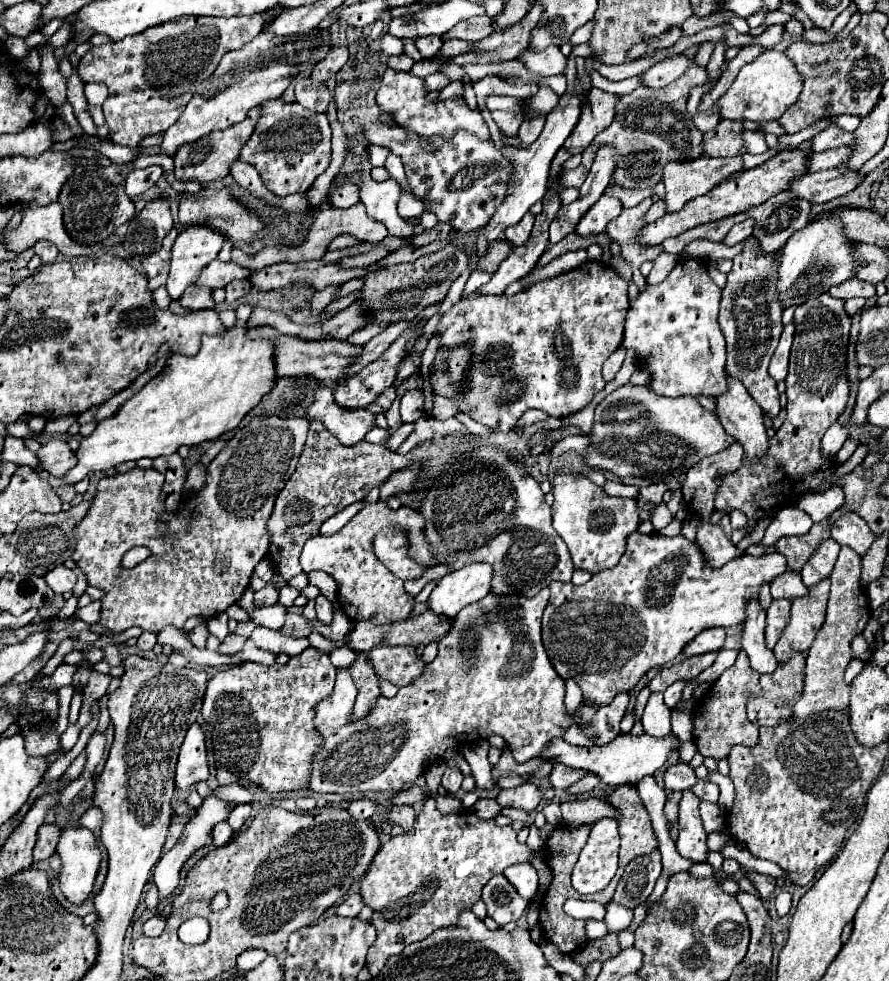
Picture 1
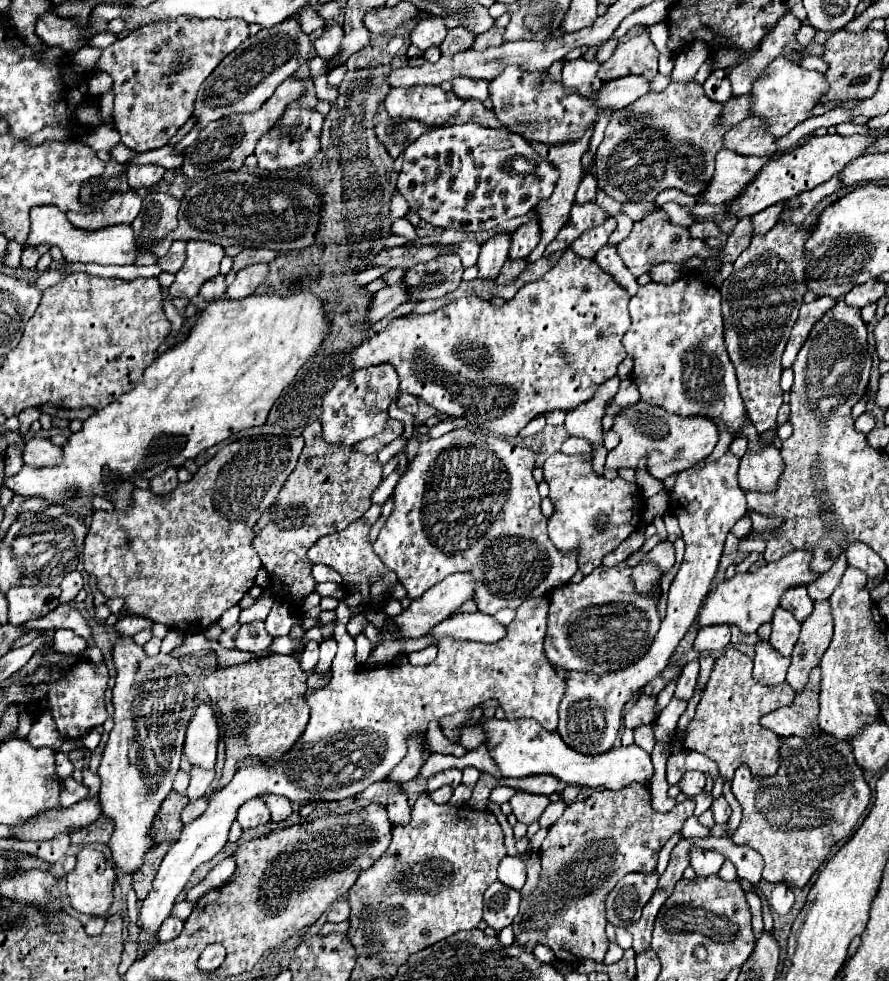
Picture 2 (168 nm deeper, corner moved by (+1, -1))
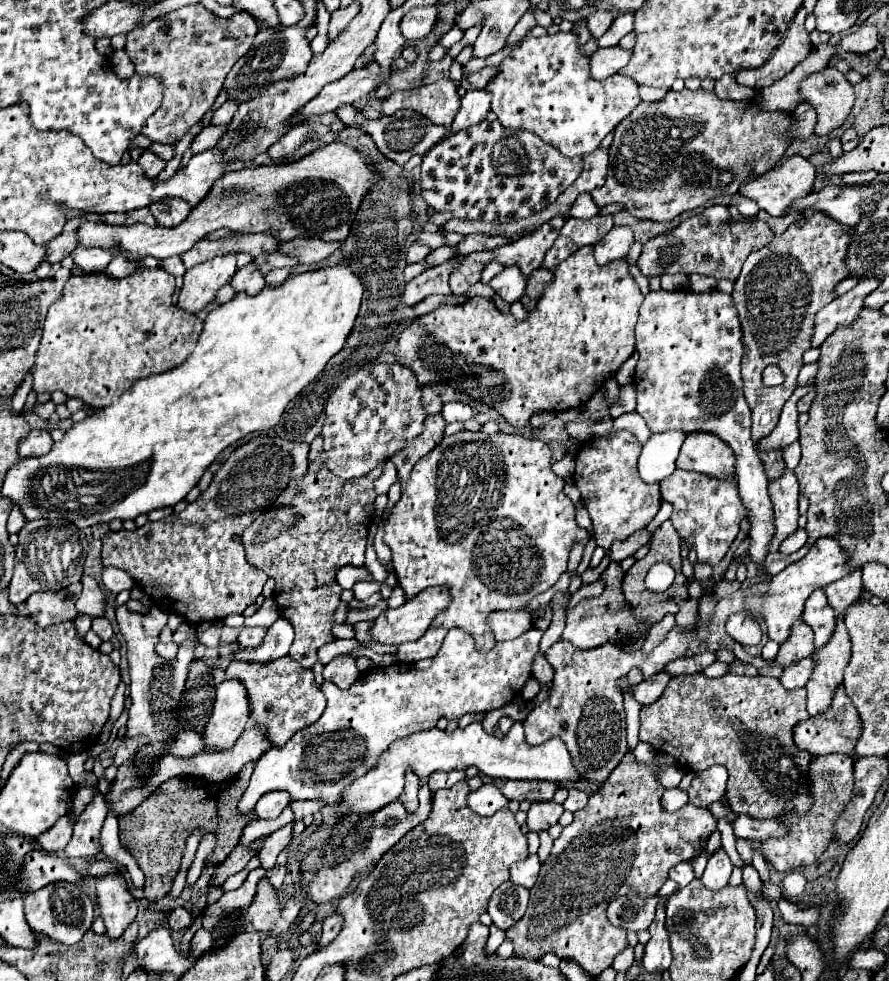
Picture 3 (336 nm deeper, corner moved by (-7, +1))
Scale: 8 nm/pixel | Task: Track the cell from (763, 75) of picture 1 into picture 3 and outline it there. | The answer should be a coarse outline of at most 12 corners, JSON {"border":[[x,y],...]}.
{"border":[[834,67],[806,77],[800,93],[818,113],[816,135],[828,135],[856,99]]}

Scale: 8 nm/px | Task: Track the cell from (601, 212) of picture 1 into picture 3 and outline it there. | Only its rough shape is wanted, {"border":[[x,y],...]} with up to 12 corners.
{"border":[[614,227],[596,247],[598,265],[624,259],[634,235]]}

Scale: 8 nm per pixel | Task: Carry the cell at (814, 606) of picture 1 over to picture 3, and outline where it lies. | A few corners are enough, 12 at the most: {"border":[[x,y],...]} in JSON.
{"border":[[838,617],[830,643],[816,649],[806,685],[808,713],[832,705],[852,645]]}

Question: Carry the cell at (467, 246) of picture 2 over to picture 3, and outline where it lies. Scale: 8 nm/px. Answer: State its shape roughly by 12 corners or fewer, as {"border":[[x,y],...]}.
{"border":[[556,215],[534,233],[494,251],[496,261],[516,265],[528,277],[542,265],[564,221]]}

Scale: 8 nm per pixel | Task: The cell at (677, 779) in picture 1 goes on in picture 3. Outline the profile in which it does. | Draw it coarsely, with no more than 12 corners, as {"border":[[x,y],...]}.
{"border":[[720,765],[696,773],[690,803],[710,807],[722,801],[728,771]]}

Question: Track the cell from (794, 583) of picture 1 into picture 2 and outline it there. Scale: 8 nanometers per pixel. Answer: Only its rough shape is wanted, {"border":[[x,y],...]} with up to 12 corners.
{"border":[[806,587],[784,591],[780,605],[800,623],[812,613]]}

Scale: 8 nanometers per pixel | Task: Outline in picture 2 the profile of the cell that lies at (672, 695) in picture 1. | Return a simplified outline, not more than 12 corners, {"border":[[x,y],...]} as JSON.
{"border":[[698,661],[684,665],[674,697],[690,701],[696,691]]}

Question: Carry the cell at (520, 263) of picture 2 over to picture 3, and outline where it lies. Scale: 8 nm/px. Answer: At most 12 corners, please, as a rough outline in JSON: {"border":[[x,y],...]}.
{"border":[[538,269],[528,277],[526,297],[522,305],[526,311],[536,309],[536,301],[552,271]]}

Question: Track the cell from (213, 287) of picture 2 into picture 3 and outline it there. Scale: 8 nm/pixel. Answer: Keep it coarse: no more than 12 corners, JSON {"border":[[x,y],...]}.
{"border":[[256,263],[236,271],[230,285],[256,295],[264,289],[264,275]]}

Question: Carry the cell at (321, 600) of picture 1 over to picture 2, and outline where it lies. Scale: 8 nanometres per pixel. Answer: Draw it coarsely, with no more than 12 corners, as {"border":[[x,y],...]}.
{"border":[[326,637],[320,643],[320,661],[316,673],[330,669],[336,655],[336,639]]}

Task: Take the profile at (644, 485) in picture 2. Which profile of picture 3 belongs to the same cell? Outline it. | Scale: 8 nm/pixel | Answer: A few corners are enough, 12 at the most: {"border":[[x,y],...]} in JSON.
{"border":[[686,433],[650,435],[638,457],[640,477],[660,483],[674,473]]}

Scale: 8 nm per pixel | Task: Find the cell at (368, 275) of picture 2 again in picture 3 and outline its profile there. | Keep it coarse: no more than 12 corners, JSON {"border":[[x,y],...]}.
{"border":[[414,243],[408,263],[422,261],[432,249],[424,243]]}

